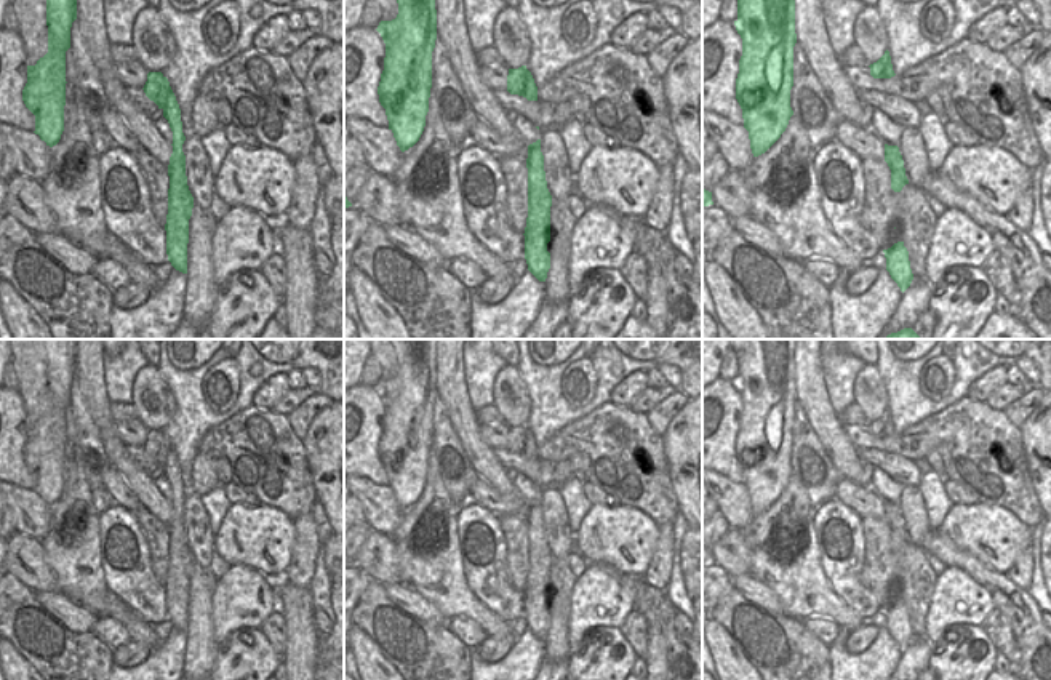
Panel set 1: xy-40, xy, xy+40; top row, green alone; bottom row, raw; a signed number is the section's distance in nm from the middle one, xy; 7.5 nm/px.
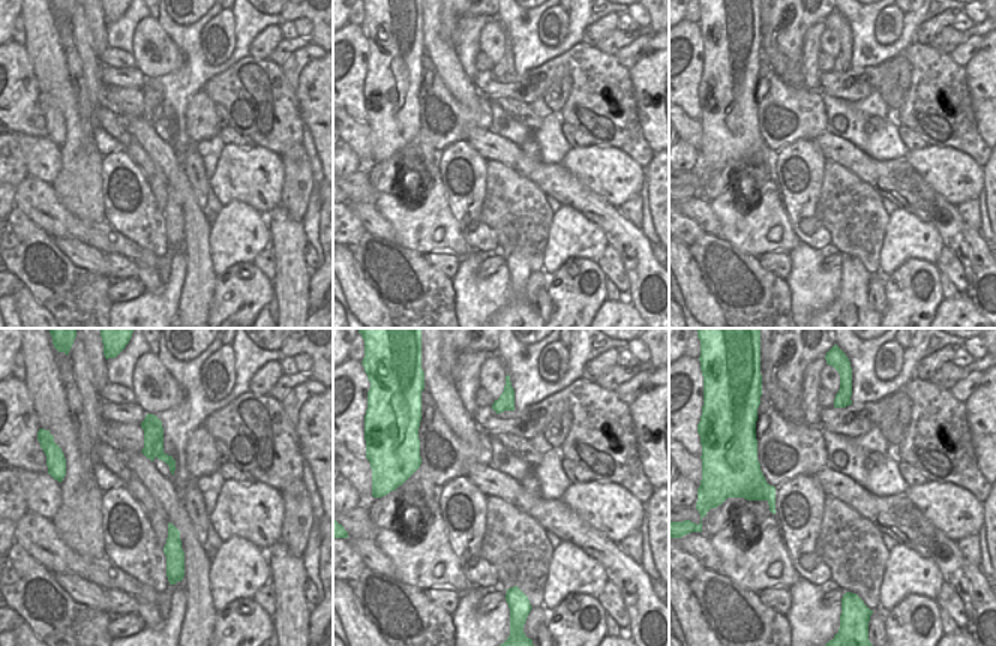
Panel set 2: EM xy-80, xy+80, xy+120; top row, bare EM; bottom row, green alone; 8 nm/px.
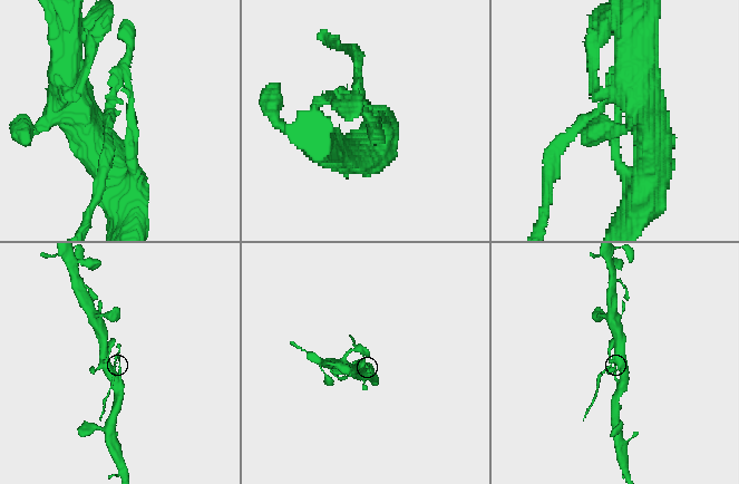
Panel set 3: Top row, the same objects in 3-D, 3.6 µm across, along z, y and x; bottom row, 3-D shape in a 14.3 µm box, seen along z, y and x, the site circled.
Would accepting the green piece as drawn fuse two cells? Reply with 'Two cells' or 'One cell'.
Two cells

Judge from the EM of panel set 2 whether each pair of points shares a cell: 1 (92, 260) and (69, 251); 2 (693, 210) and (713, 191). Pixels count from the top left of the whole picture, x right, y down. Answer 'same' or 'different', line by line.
1: same
2: different

